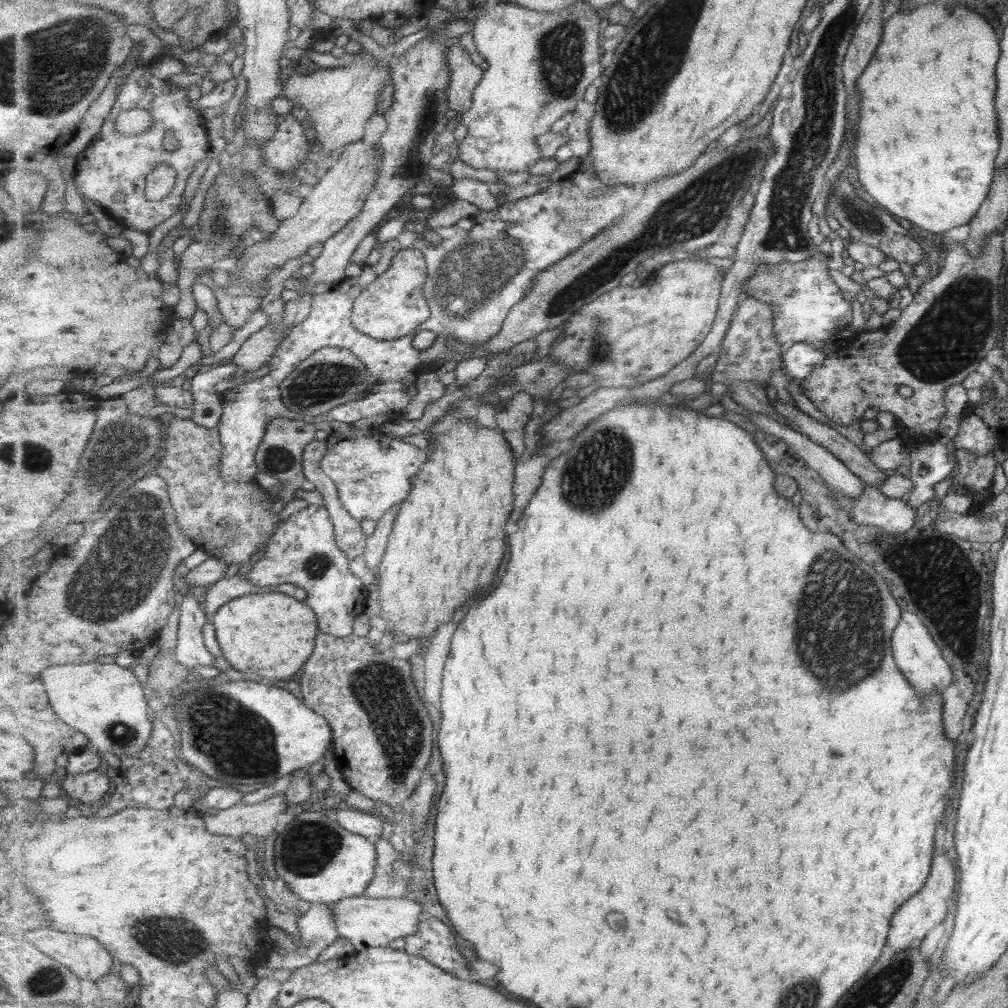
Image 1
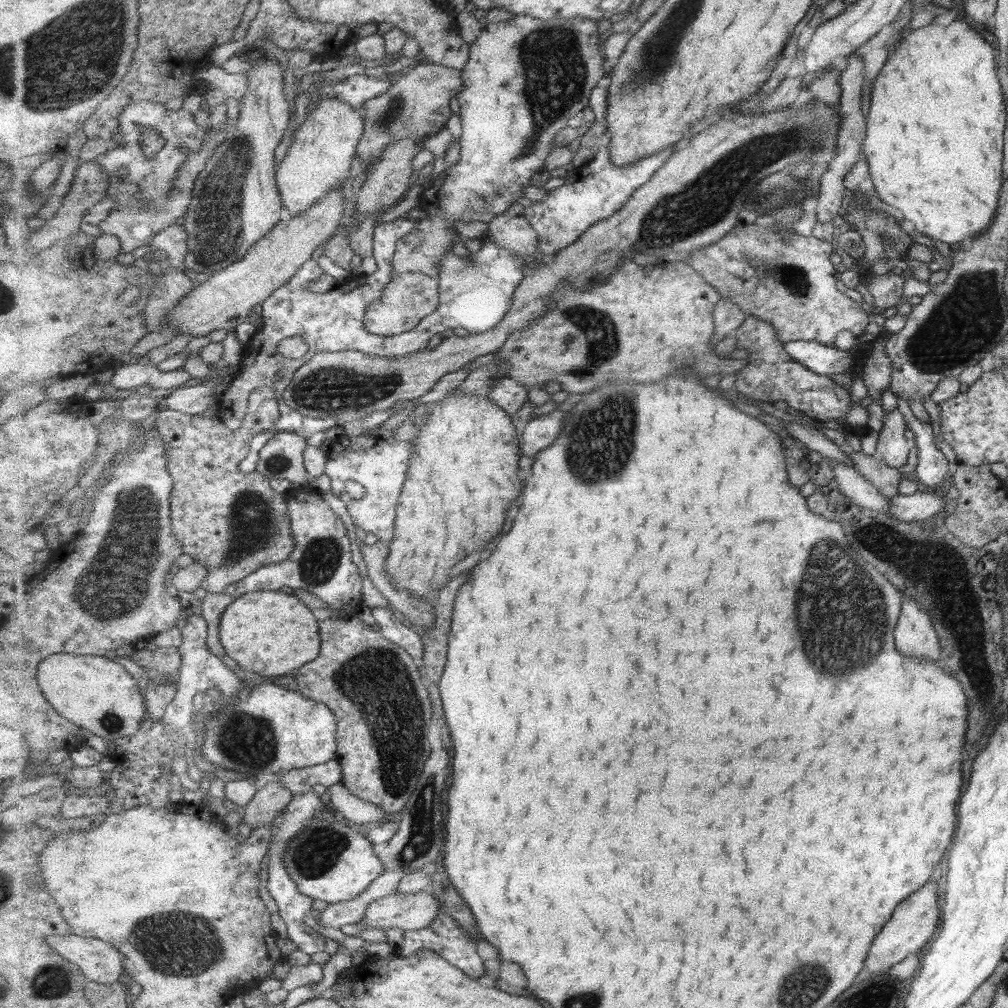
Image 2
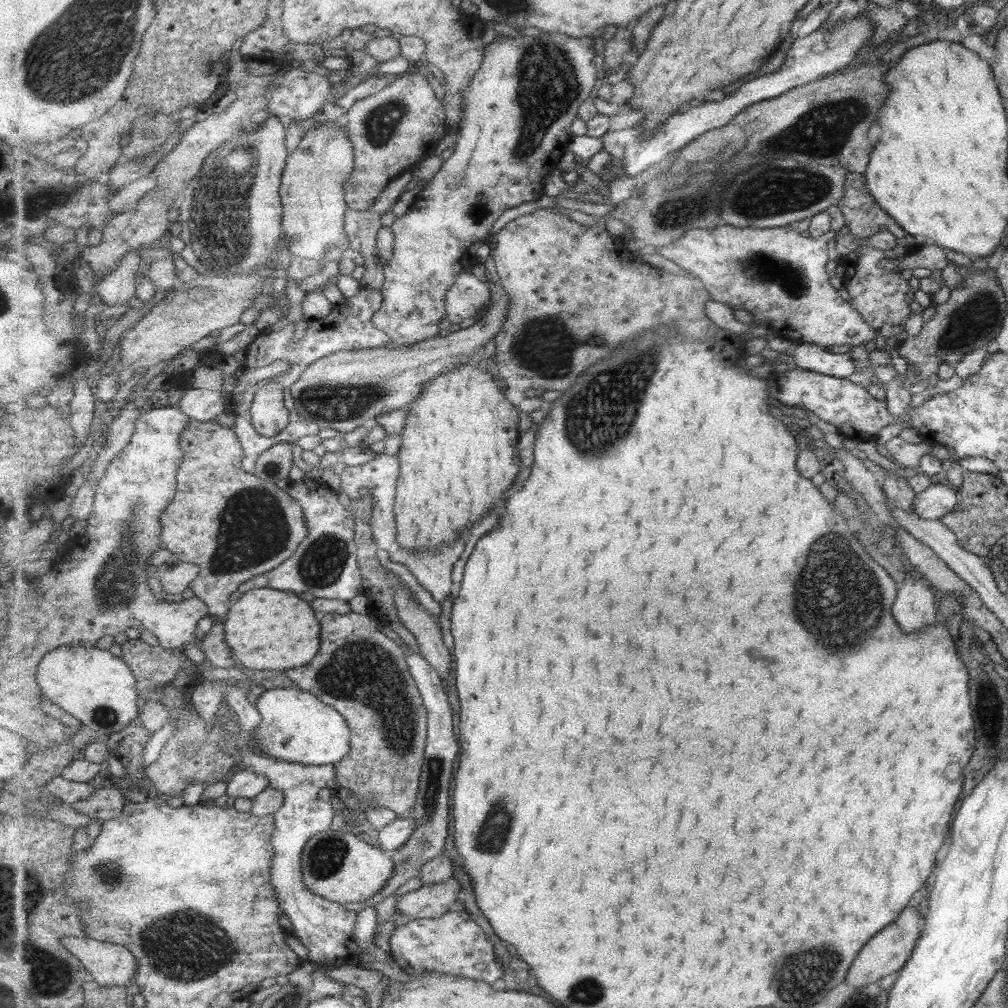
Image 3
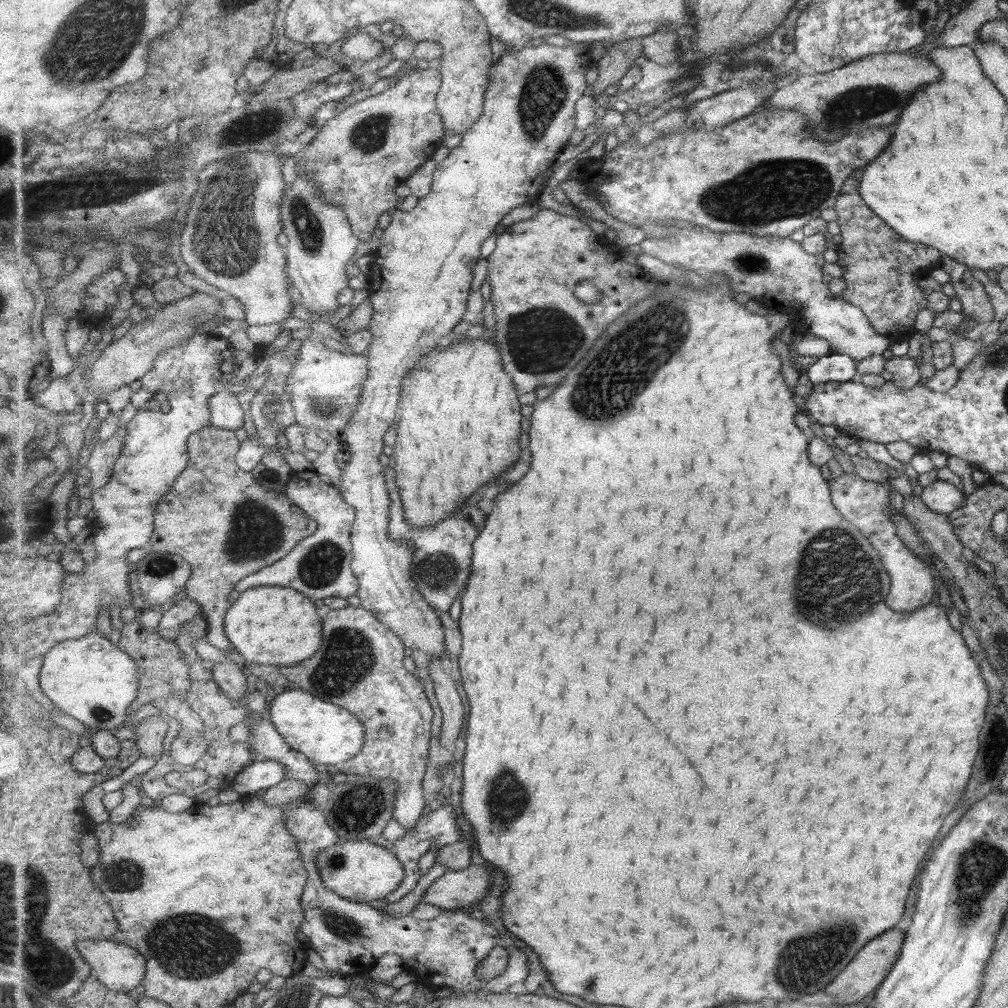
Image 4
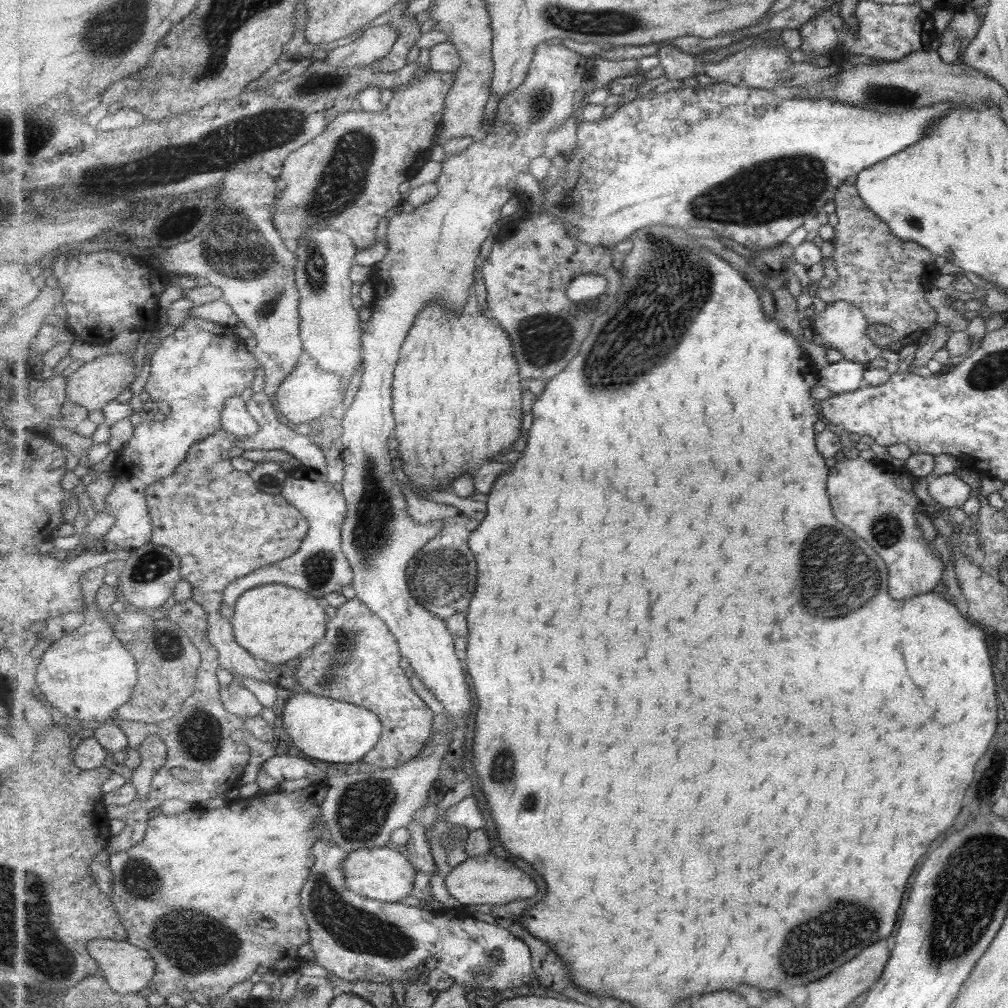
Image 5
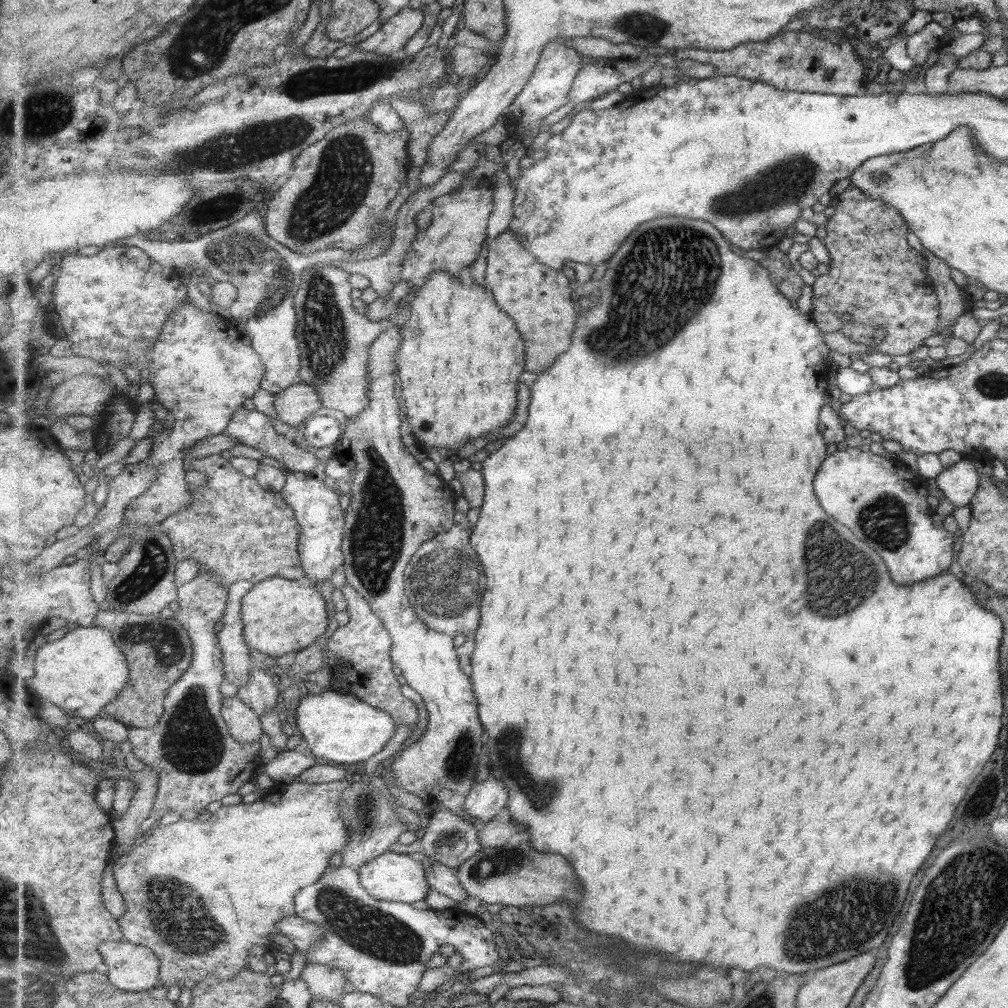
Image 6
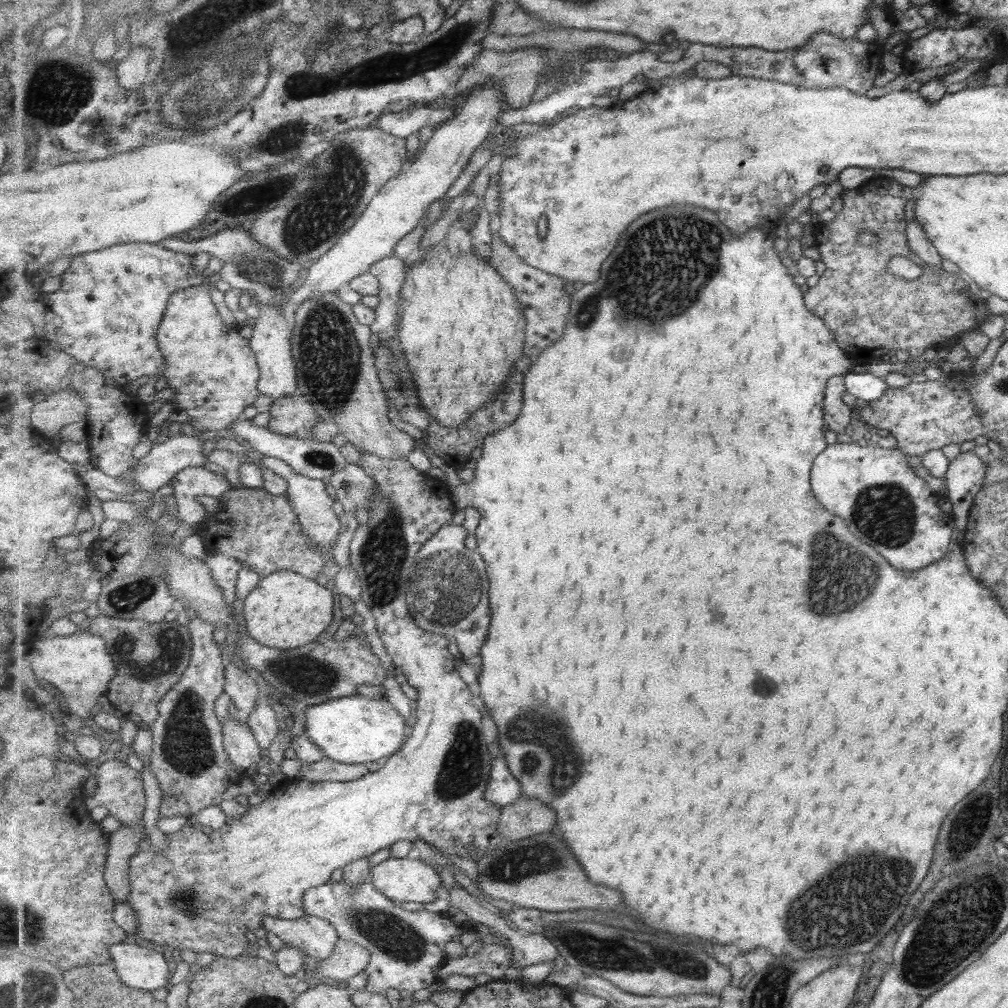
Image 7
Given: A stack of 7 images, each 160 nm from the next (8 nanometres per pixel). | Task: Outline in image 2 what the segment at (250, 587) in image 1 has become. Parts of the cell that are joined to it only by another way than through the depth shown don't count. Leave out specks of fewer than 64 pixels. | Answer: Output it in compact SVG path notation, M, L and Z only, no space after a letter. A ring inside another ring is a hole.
M208 594L204 596L204 600L202 601L202 617L208 622L208 647L218 656L225 656L225 647L220 639L220 624L221 617L223 613L228 609L229 604L233 602L233 597L231 594Z

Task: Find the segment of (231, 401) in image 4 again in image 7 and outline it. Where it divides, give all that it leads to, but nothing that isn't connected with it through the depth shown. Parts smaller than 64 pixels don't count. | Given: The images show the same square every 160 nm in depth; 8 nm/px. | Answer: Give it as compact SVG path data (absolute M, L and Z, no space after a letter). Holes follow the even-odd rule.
M252 419L236 420L225 430L225 433L231 432L237 434L247 441L254 450L254 457L269 456L284 460L292 466L297 472L313 477L314 479L328 479L333 473L339 471L348 460L344 457L344 449L335 446L331 442L305 442L299 438L291 438L291 436L281 436L277 432L273 432L269 427L256 426Z

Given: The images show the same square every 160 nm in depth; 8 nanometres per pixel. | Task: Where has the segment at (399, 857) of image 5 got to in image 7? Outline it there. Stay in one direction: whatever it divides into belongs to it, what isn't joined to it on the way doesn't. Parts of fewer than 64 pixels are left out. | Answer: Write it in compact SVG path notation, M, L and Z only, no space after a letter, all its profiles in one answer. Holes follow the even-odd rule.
M391 858L381 861L371 869L372 883L385 896L392 898L397 903L420 902L425 904L437 900L437 890L441 888L441 878L435 871L432 862L411 860L411 858Z

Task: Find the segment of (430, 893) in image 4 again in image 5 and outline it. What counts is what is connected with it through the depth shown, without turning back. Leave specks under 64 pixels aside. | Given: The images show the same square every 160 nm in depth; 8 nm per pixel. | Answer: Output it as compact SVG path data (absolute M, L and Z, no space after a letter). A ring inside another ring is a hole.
M495 854L480 855L469 858L456 866L446 878L446 885L461 905L479 906L479 904L507 904L519 898L531 898L537 892L537 882L525 874L509 860L503 860Z

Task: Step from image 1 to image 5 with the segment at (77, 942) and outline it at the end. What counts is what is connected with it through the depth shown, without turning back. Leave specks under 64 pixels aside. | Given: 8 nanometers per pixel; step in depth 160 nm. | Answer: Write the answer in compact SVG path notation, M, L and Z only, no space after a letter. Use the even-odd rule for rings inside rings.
M95 939L88 942L88 952L97 960L102 970L102 975L108 980L110 987L115 992L139 992L149 982L153 983L153 978L156 975L156 960L152 957L152 953L131 944L128 940Z

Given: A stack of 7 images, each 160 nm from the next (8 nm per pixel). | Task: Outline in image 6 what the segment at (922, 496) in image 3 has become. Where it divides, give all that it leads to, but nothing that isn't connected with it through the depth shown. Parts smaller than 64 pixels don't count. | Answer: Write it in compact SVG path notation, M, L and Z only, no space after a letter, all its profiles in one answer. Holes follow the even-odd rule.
M960 458L955 464L943 469L934 478L935 486L941 490L952 506L959 508L969 504L975 494L980 474L973 468L973 460Z

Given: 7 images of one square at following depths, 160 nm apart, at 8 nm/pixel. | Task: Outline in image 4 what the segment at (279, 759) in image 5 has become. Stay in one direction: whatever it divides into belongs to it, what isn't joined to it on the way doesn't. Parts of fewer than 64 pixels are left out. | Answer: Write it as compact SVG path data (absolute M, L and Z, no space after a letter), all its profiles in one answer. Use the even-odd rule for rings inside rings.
M256 759L245 767L233 782L232 789L240 796L255 796L259 790L269 789L280 784L286 778L286 766L272 759Z

